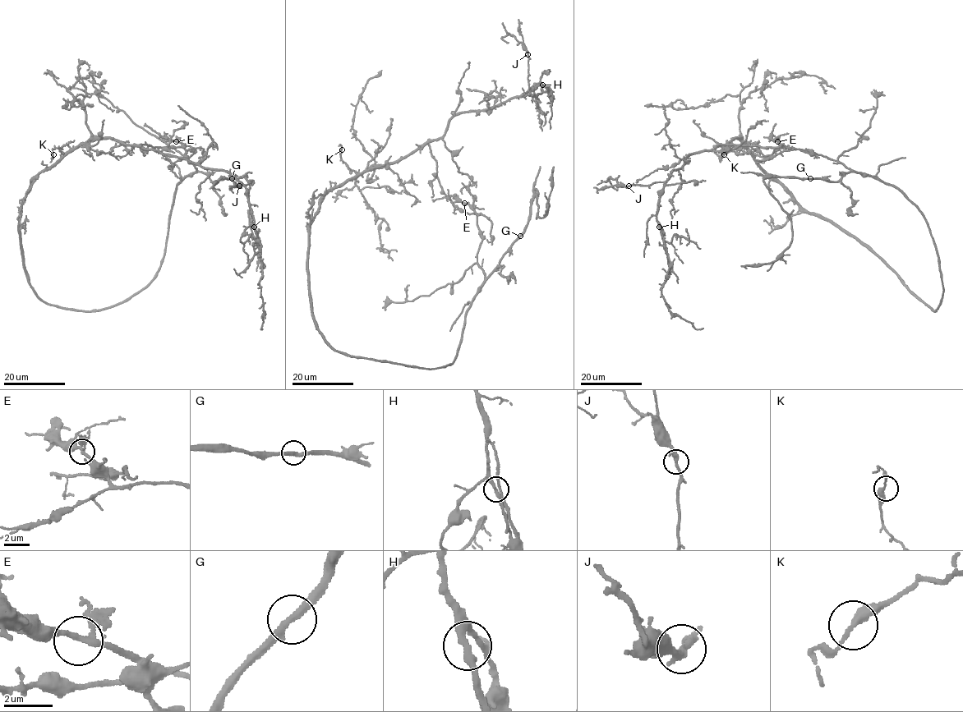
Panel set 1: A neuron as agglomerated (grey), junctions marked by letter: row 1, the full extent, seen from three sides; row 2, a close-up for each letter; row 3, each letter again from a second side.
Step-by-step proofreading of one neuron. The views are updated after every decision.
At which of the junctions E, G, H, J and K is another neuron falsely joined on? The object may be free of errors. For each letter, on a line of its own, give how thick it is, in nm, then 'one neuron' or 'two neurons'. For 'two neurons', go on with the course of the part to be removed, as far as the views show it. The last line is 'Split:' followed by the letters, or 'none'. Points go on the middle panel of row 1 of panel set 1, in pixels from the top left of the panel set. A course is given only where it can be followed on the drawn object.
E: 240 nm thick; one neuron
G: 320 nm thick; one neuron
H: 300 nm thick; one neuron
J: 280 nm thick; one neuron
K: 280 nm thick; one neuron
Split: none

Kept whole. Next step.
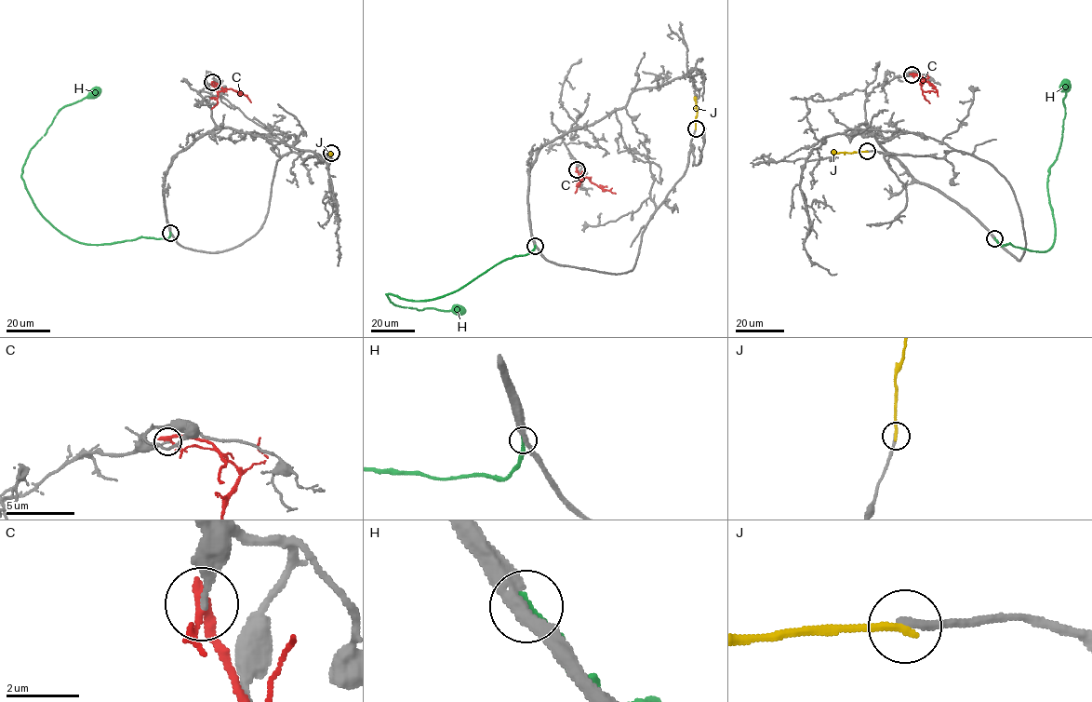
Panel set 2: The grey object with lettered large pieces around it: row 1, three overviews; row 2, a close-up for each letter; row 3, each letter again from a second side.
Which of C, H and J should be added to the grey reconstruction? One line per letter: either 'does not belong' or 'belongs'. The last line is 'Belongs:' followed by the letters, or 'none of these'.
C: does not belong
H: belongs
J: does not belong
Belongs: H

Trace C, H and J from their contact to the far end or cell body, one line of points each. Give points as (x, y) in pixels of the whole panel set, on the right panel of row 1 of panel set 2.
C: (912, 74), (918, 74), (921, 81), (929, 82), (938, 96)
H: (994, 238), (1002, 246), (1032, 250), (1052, 247), (1055, 223), (1047, 182), (1061, 141), (1065, 82)
J: (867, 151), (832, 151)

